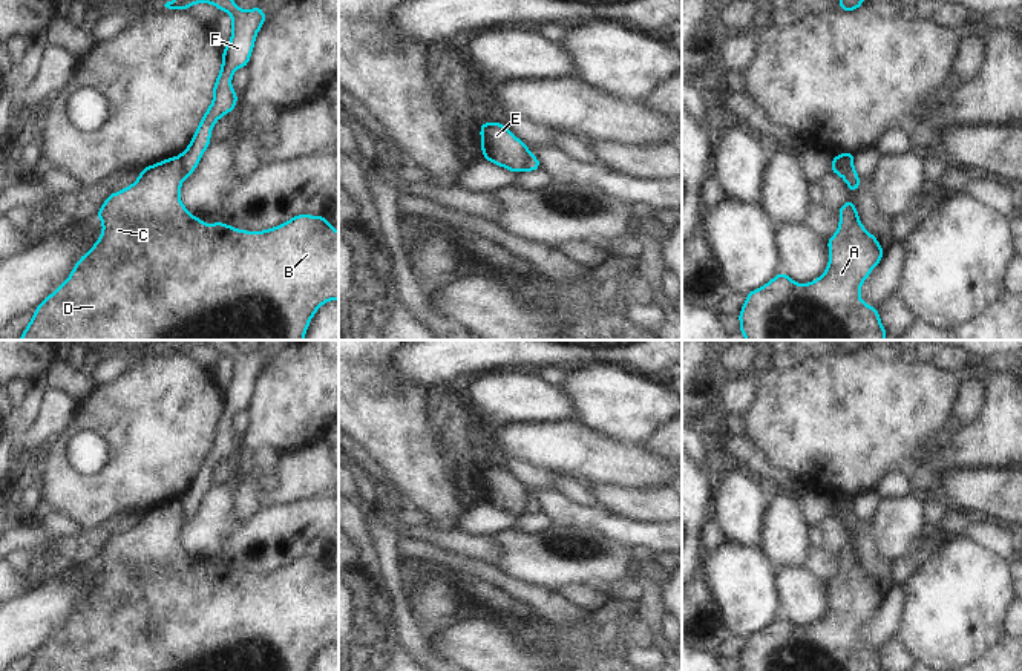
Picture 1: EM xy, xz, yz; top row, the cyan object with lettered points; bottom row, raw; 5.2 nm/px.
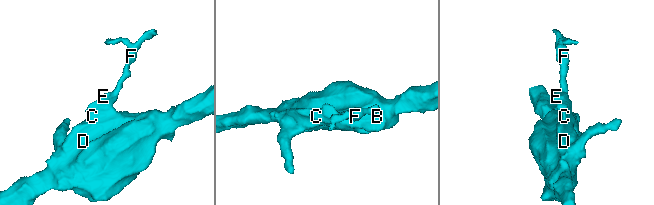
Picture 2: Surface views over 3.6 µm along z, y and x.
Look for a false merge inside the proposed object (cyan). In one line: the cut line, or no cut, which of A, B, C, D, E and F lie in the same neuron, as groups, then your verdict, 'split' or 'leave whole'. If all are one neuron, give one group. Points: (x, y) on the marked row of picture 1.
cut in xy along (178, 157), (183, 166), (183, 178); A B C D E / F; split

